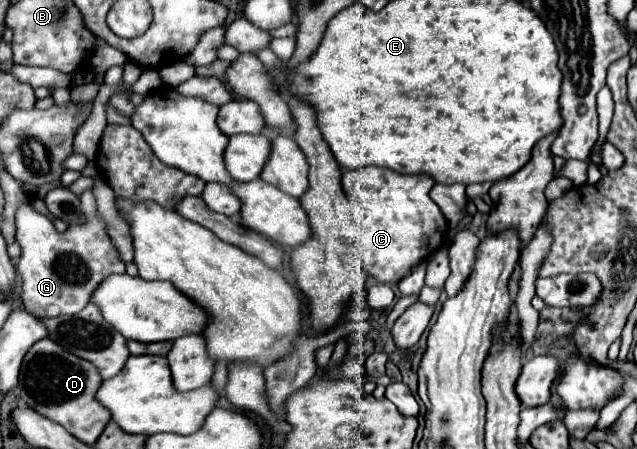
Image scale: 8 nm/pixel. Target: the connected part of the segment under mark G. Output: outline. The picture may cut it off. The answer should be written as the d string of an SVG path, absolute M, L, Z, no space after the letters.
M84 190L90 198L90 220L84 226L70 226L66 232L58 232L52 220L34 210L32 198L26 196L16 208L16 242L22 248L18 260L18 272L22 276L22 302L32 316L64 316L78 314L92 298L94 290L112 274L124 274L126 266L106 234L106 224L96 216L96 198L92 190Z

